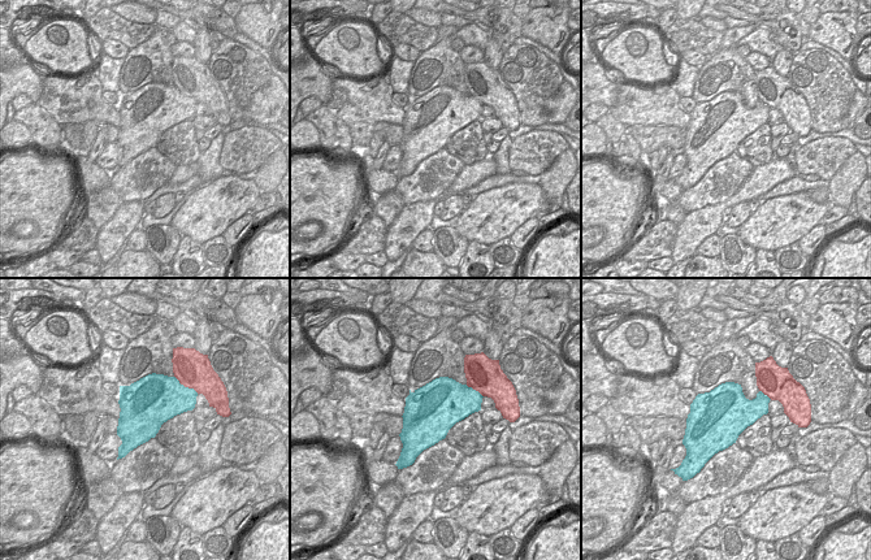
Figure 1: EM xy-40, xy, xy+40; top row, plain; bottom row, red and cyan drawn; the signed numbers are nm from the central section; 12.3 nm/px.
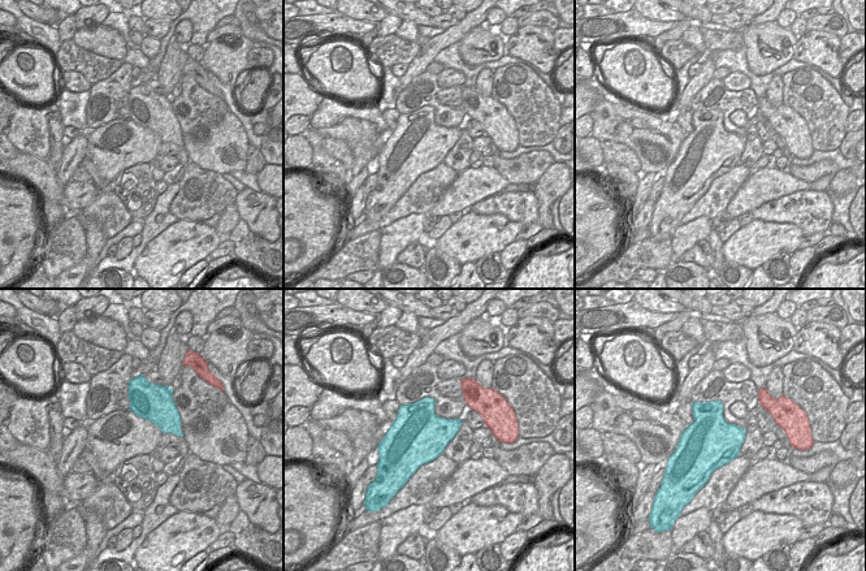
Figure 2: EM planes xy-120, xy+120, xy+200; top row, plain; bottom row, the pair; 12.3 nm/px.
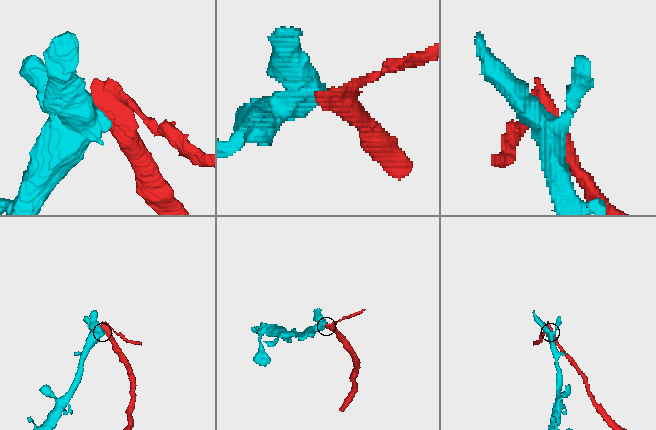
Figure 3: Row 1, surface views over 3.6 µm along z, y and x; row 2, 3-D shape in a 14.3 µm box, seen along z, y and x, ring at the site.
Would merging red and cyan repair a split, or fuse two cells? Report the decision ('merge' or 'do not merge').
do not merge

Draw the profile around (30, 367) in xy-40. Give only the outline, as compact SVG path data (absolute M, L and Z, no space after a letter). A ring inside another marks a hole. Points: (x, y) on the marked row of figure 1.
M30 353L21 356L18 366L23 369L25 375L30 375L32 378L32 383L39 383L42 387L43 369Z

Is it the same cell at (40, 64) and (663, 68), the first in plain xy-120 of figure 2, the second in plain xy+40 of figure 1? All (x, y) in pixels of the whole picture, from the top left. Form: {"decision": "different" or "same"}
{"decision": "same"}

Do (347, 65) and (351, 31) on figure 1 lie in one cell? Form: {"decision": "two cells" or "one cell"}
{"decision": "one cell"}

